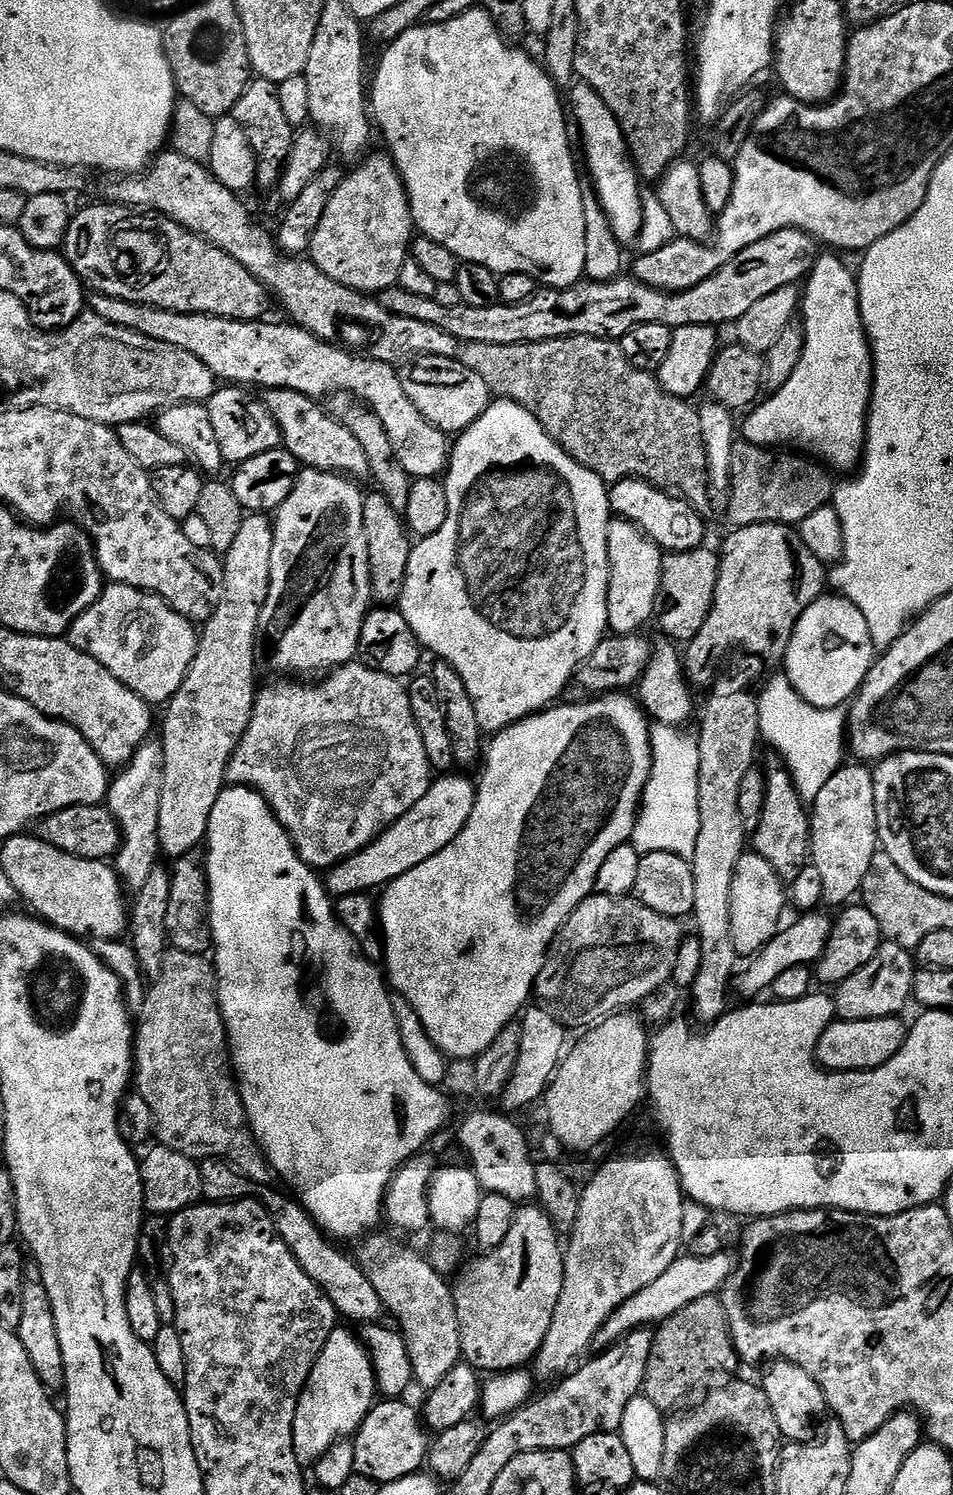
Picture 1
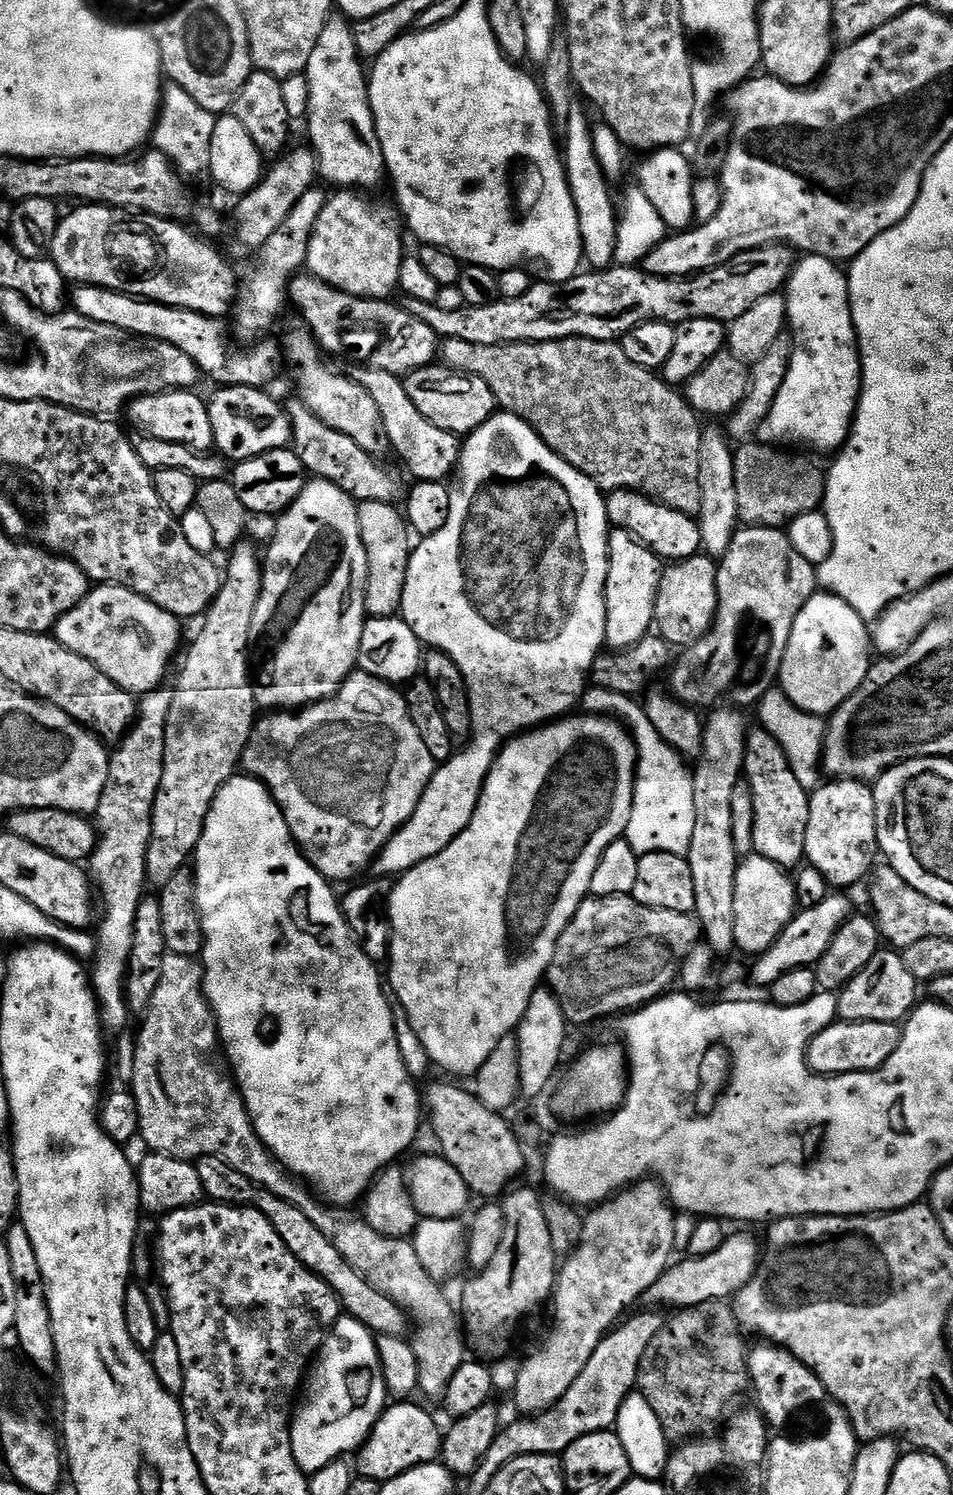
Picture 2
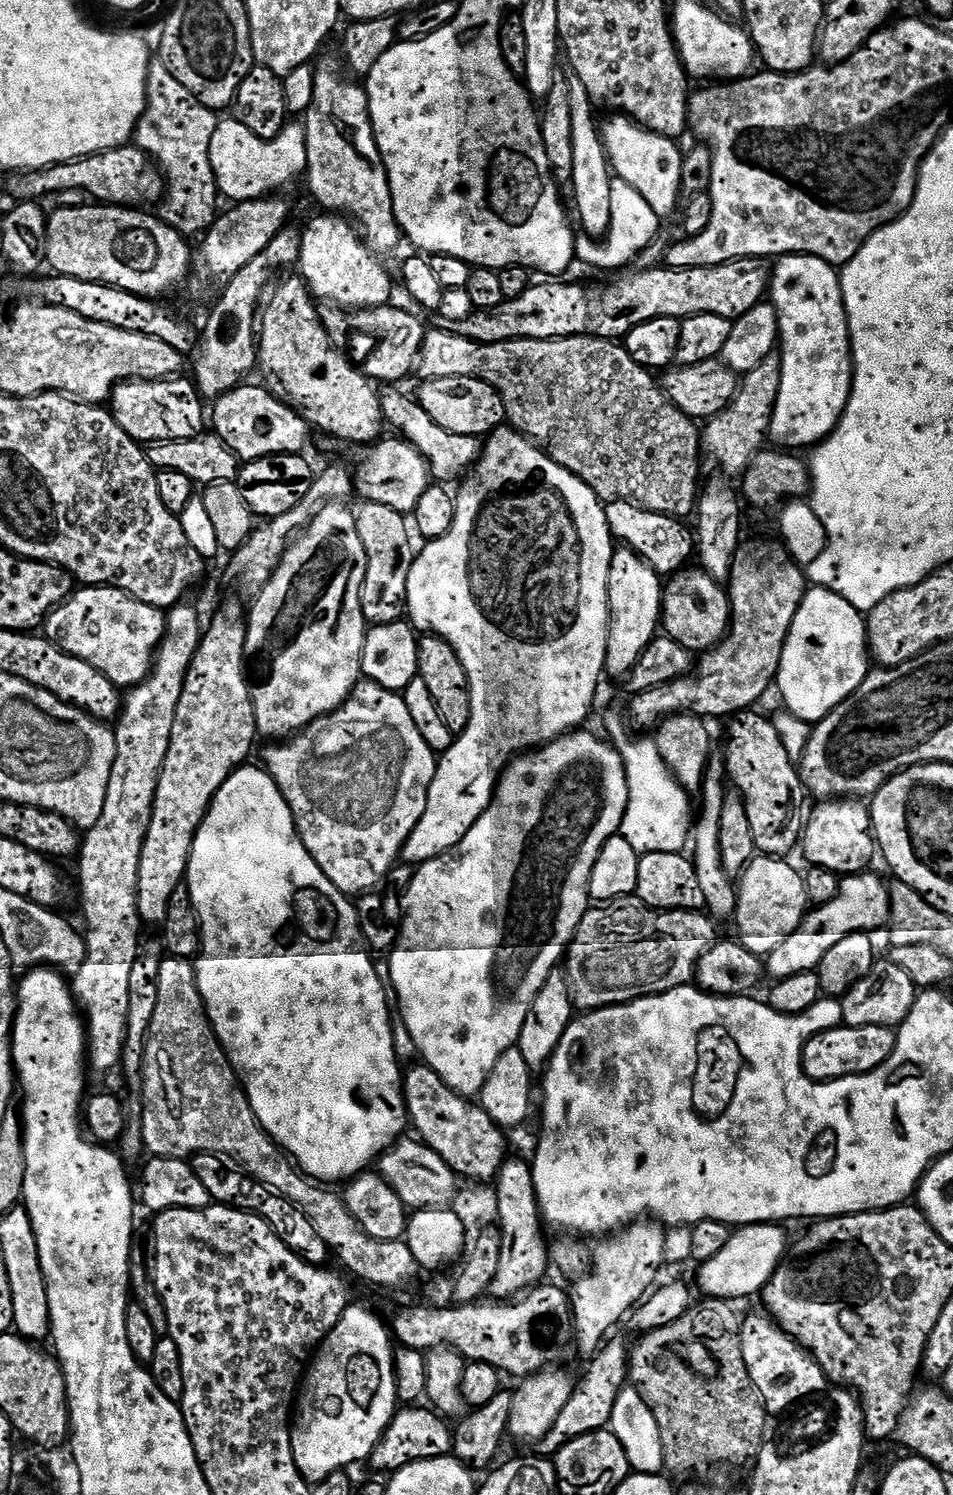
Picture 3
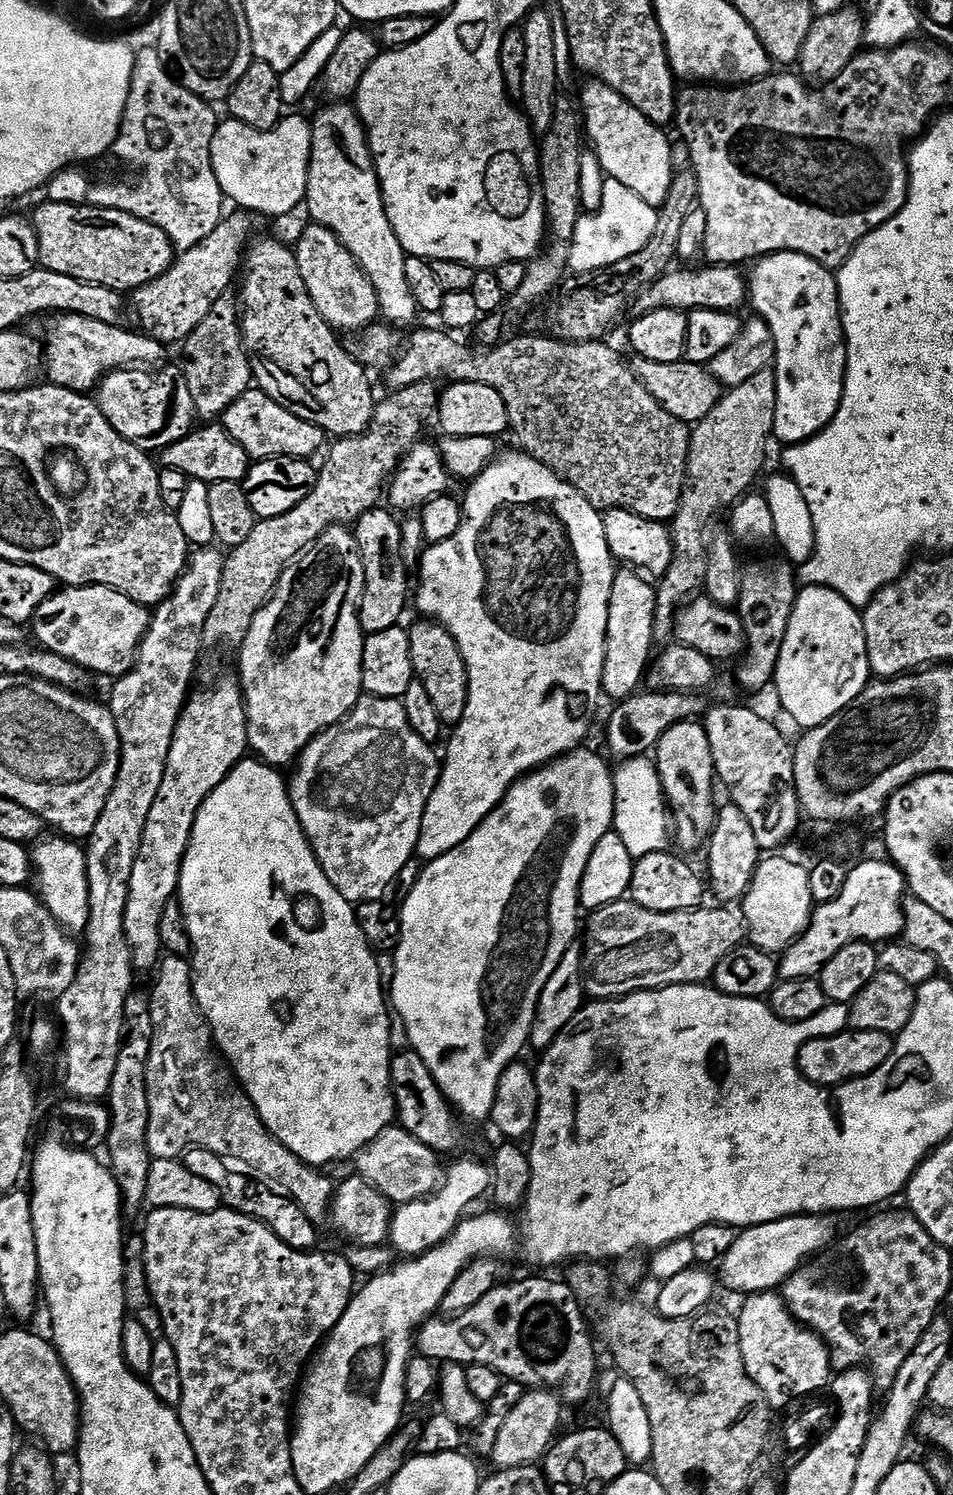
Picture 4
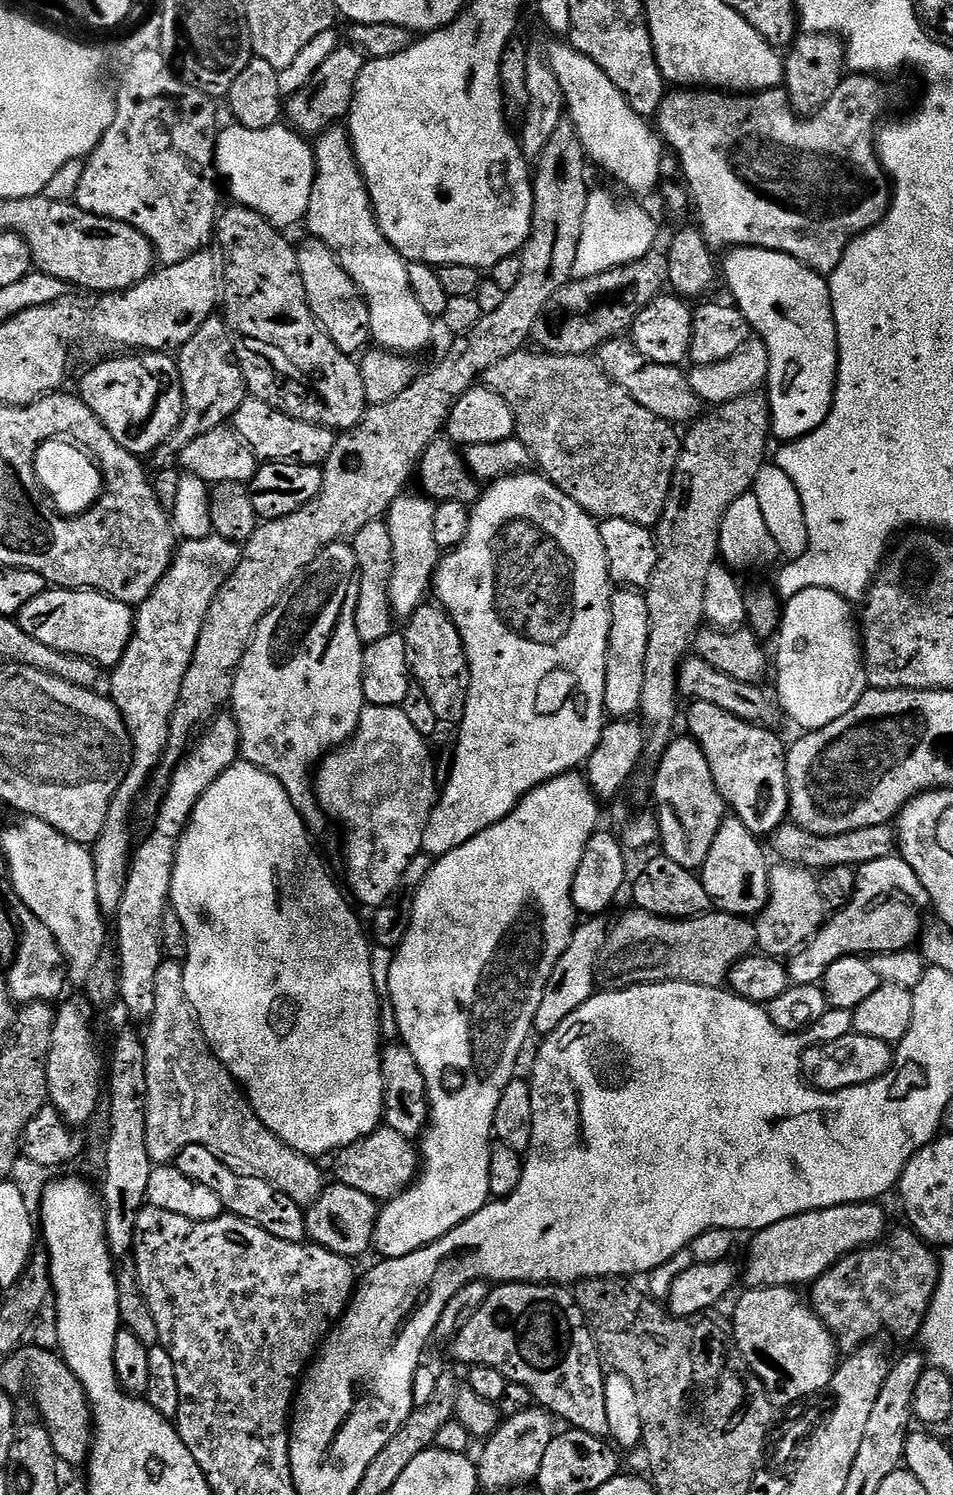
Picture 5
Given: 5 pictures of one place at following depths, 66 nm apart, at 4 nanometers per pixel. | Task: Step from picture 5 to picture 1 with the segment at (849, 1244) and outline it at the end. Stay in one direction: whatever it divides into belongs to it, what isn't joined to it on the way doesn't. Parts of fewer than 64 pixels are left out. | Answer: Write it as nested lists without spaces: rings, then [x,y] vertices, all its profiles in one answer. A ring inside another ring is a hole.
[[[727,1251],[714,1254],[714,1258],[698,1258],[691,1254],[681,1255],[672,1263],[670,1270],[662,1274],[662,1278],[650,1282],[646,1290],[638,1290],[634,1298],[626,1298],[626,1302],[622,1302],[622,1306],[618,1306],[618,1310],[614,1310],[610,1318],[606,1318],[602,1330],[598,1330],[596,1335],[595,1347],[600,1350],[611,1348],[613,1344],[620,1343],[624,1337],[636,1332],[639,1328],[656,1326],[670,1319],[674,1314],[678,1314],[678,1310],[690,1306],[690,1302],[698,1302],[698,1298],[717,1295],[732,1276],[734,1260],[733,1257],[731,1260],[728,1255]]]

